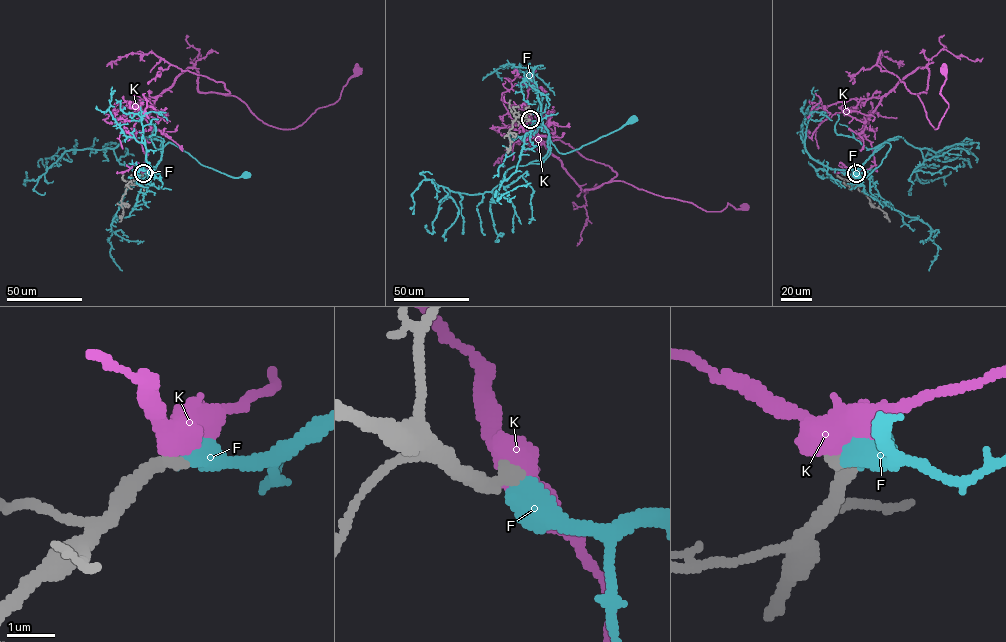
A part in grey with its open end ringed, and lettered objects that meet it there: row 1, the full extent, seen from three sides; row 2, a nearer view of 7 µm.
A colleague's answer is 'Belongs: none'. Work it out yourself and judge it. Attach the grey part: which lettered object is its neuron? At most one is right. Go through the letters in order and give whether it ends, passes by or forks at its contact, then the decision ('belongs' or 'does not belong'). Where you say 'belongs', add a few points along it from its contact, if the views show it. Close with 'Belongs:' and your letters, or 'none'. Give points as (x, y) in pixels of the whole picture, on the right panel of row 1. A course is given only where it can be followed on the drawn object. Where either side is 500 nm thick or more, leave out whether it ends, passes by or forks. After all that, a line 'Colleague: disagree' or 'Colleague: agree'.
F: belongs; course (856, 172), (882, 144), (890, 144), (878, 166), (865, 177), (855, 176)
K: does not belong
Belongs: F
Colleague: disagree

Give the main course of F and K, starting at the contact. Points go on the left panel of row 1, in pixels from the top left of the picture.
F: (142, 172), (155, 166), (163, 147), (170, 142), (203, 165), (234, 177), (246, 176)
K: (142, 172), (134, 124), (186, 69), (197, 71), (199, 91), (235, 96), (283, 129), (334, 104), (358, 70)

